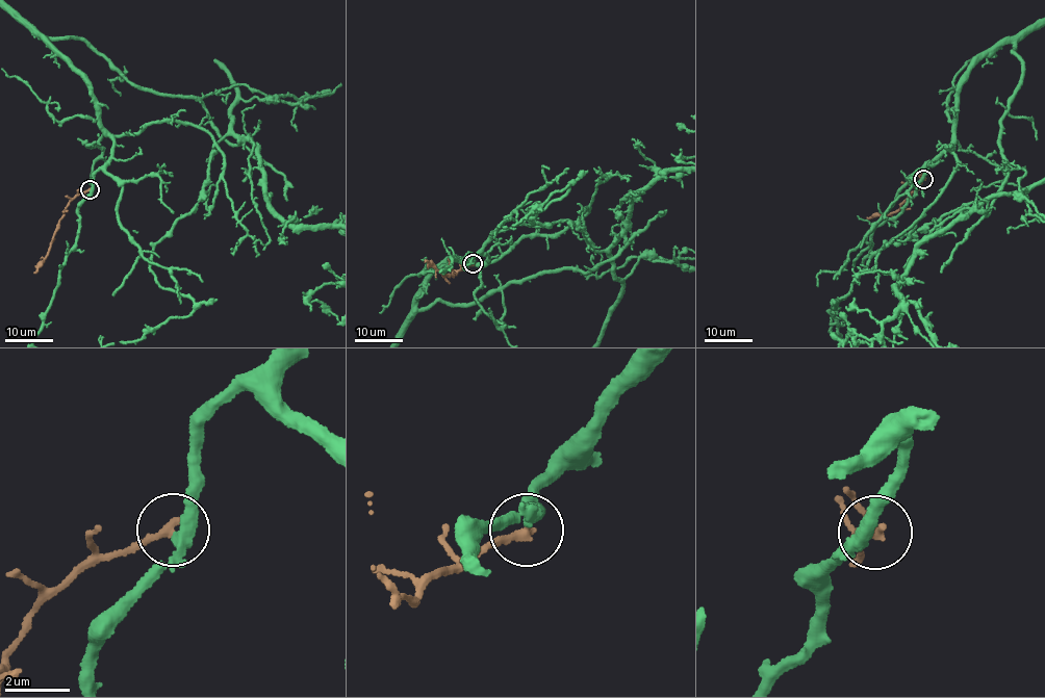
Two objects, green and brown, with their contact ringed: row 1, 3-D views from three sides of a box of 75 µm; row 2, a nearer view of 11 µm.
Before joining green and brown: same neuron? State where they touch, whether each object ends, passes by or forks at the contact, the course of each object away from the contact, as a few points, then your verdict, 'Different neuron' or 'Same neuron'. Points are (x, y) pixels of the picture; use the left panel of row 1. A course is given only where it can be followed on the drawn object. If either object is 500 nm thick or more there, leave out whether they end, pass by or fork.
Place: (90, 189). At the ring green passes by. At the ring brown ends. Course of green: (90, 190), (111, 137), (44, 37), (248, 137), (289, 224). Course of brown: (90, 189), (77, 194), (70, 201), (45, 259), (33, 273). Different neuron

